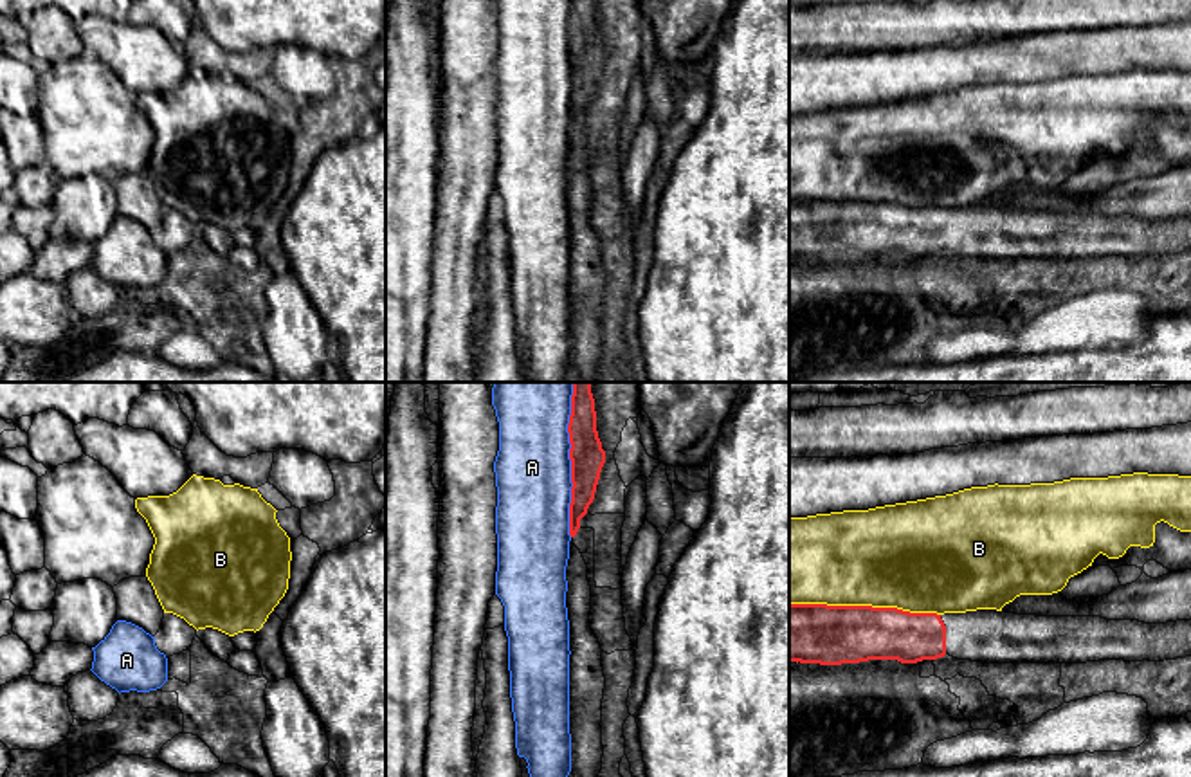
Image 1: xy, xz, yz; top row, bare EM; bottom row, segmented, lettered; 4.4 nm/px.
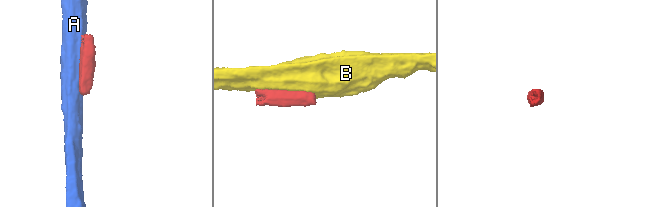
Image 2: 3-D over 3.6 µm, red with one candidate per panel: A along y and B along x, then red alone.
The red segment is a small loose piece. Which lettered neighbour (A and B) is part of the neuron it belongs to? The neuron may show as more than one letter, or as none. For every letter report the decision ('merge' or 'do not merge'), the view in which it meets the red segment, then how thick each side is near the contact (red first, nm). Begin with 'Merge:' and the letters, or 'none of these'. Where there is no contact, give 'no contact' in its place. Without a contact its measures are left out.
Merge: none of these
A: do not merge; meets red in xz; 150 nm thick on the red side, 340 nm on the other
B: do not merge; meets red in yz; 280 nm thick on the red side, 460 nm on the other

